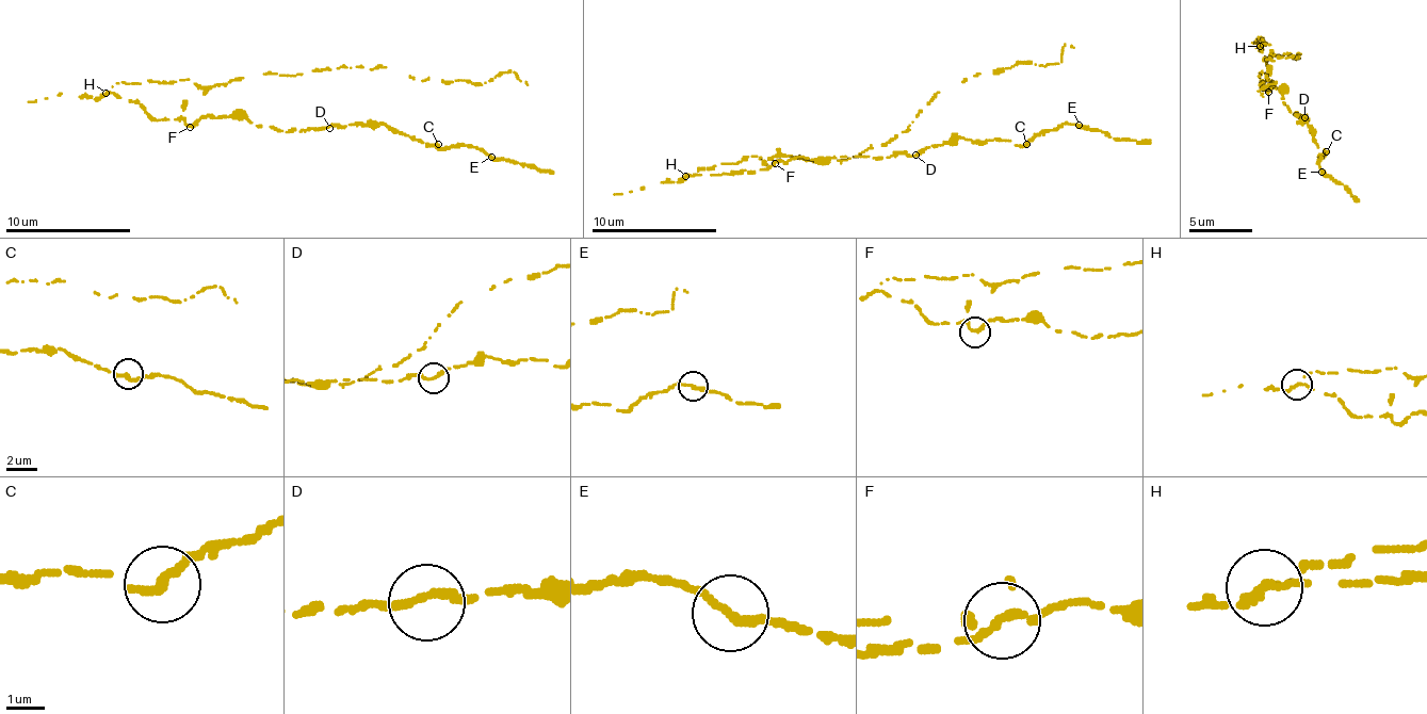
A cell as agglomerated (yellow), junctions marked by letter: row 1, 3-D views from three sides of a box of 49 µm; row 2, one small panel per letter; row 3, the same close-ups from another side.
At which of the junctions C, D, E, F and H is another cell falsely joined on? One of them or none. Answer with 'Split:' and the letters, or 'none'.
Split: H

